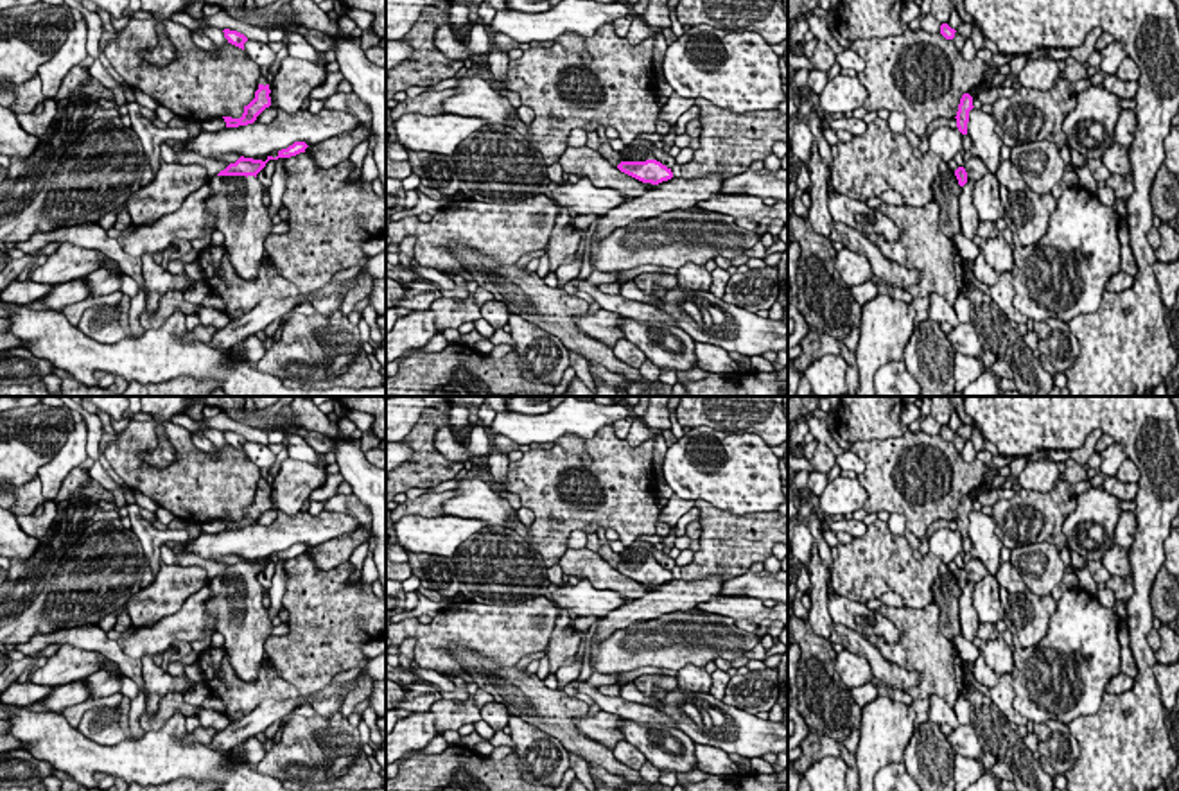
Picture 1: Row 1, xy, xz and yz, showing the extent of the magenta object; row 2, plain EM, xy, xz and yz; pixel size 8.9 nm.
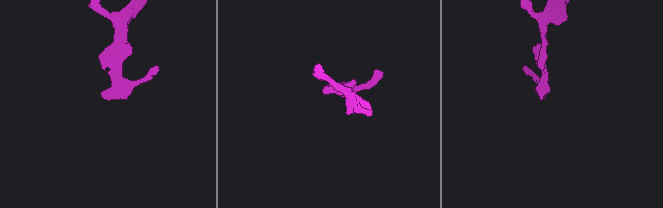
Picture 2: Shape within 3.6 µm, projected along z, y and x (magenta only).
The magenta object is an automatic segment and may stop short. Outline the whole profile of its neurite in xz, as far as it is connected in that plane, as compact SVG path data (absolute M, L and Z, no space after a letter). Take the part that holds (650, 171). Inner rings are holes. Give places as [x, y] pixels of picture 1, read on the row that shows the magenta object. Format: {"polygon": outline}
{"polygon": "M630 143L621 151L621 158L617 169L642 183L659 185L673 178L671 169L657 161L650 149L633 149Z"}

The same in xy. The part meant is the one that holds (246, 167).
{"polygon": "M294 142L287 149L278 151L276 158L267 156L266 161L240 156L208 183L212 194L206 199L206 210L215 219L217 230L224 235L224 248L228 251L231 267L244 280L251 282L258 276L260 264L266 255L264 242L273 230L273 221L262 203L264 185L257 179L257 174L269 160L291 158L305 152L307 147L309 145L305 142Z"}

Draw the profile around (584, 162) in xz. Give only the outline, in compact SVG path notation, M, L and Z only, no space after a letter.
M567 147L558 163L567 174L589 178L594 187L616 188L630 199L646 194L650 188L621 172L616 165L607 161L598 151L583 147Z

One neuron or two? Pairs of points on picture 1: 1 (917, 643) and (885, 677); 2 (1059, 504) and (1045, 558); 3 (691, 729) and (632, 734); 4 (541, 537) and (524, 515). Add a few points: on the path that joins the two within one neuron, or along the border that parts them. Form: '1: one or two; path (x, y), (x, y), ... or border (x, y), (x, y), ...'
1: two; border (865, 637), (889, 660), (916, 671), (921, 682)
2: two; border (1059, 549), (1048, 542), (1029, 542), (1011, 551)
3: two; border (677, 727), (695, 743)
4: two; border (523, 506), (533, 513), (530, 526)

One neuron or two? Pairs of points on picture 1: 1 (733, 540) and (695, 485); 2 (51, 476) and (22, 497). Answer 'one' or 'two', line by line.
1: two
2: two

